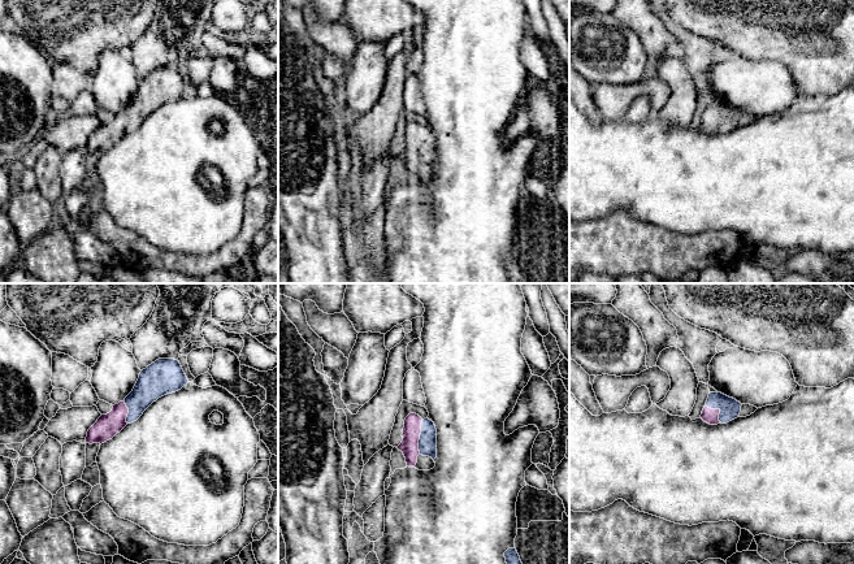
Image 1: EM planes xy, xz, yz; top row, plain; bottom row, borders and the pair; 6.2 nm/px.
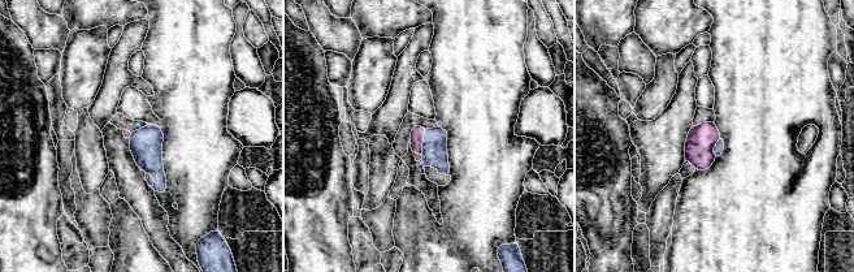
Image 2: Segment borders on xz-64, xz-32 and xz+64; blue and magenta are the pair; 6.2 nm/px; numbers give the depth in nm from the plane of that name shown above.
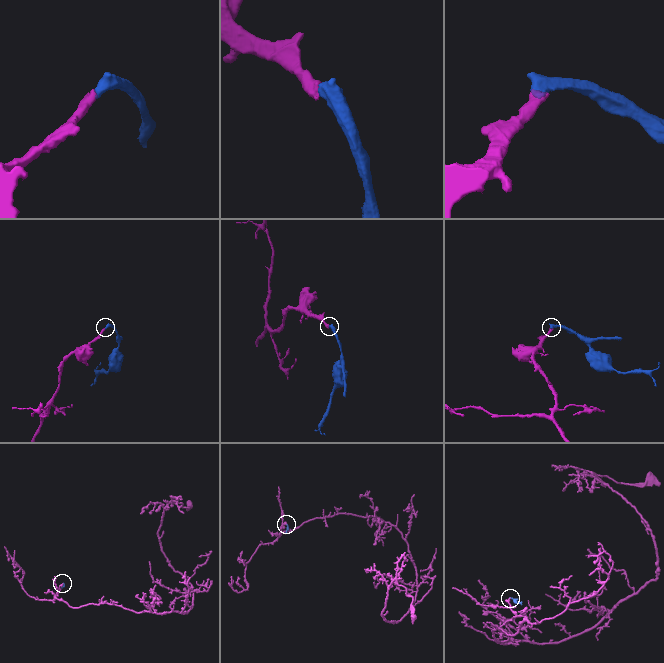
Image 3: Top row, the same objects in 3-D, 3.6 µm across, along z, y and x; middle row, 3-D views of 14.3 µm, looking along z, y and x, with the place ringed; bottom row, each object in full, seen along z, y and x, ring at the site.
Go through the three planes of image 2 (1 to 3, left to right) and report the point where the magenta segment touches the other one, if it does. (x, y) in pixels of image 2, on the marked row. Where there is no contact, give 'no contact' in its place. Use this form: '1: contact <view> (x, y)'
1: contact xz-64 (130, 136)
2: contact xz-32 (423, 143)
3: contact xz+64 (714, 147)

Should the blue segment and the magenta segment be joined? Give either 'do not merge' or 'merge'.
merge

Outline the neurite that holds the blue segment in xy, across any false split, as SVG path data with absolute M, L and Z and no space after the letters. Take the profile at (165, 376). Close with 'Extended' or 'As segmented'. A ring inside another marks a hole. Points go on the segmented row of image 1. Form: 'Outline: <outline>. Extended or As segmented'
Outline: M159 359L139 374L133 391L123 402L114 404L112 411L101 415L88 429L86 443L104 443L120 433L127 424L136 421L159 398L175 392L188 379L174 359Z. Extended

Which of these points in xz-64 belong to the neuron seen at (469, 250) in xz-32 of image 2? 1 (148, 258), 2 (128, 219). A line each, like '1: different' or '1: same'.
1: same
2: same

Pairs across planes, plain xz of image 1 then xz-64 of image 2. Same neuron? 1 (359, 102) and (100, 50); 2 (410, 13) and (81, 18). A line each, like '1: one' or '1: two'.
1: one
2: one

